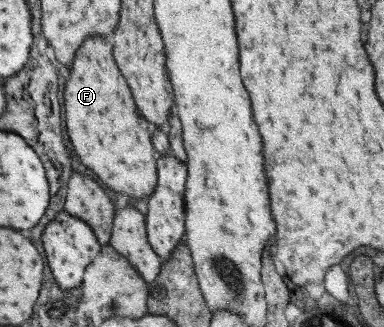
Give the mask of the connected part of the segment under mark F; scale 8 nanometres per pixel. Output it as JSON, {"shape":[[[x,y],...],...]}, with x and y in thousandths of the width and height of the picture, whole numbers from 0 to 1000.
{"shape":[[[253,107],[216,119],[206,156],[195,156],[180,242],[164,254],[164,352],[195,468],[263,560],[333,602],[388,606],[404,584],[409,511],[383,370],[357,346],[341,284],[289,180],[289,138]]]}

